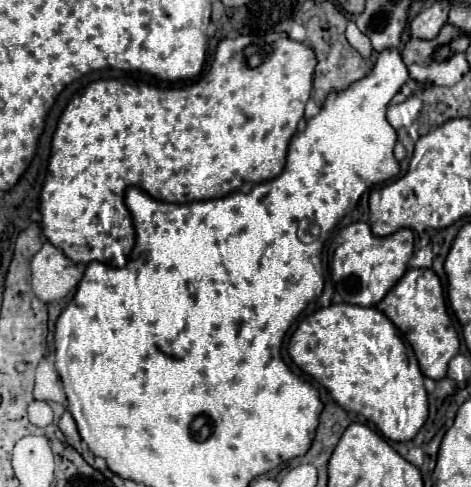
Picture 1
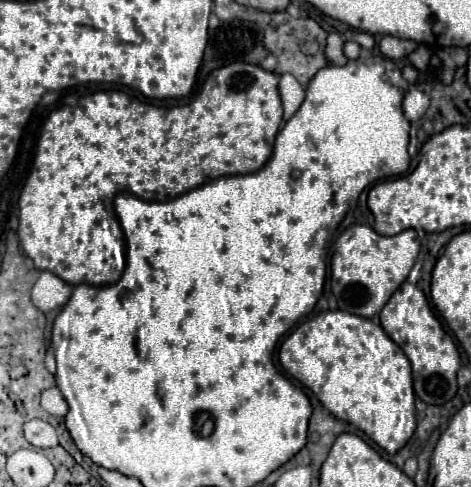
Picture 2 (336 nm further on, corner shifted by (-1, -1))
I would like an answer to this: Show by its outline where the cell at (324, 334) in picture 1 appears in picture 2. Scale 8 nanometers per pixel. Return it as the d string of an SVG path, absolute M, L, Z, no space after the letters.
M322 312L312 320L302 322L280 346L278 360L282 368L314 392L322 406L338 420L358 426L388 454L396 454L416 430L416 408L412 390L412 370L406 354L392 342L380 324L370 318L360 318L350 312Z

